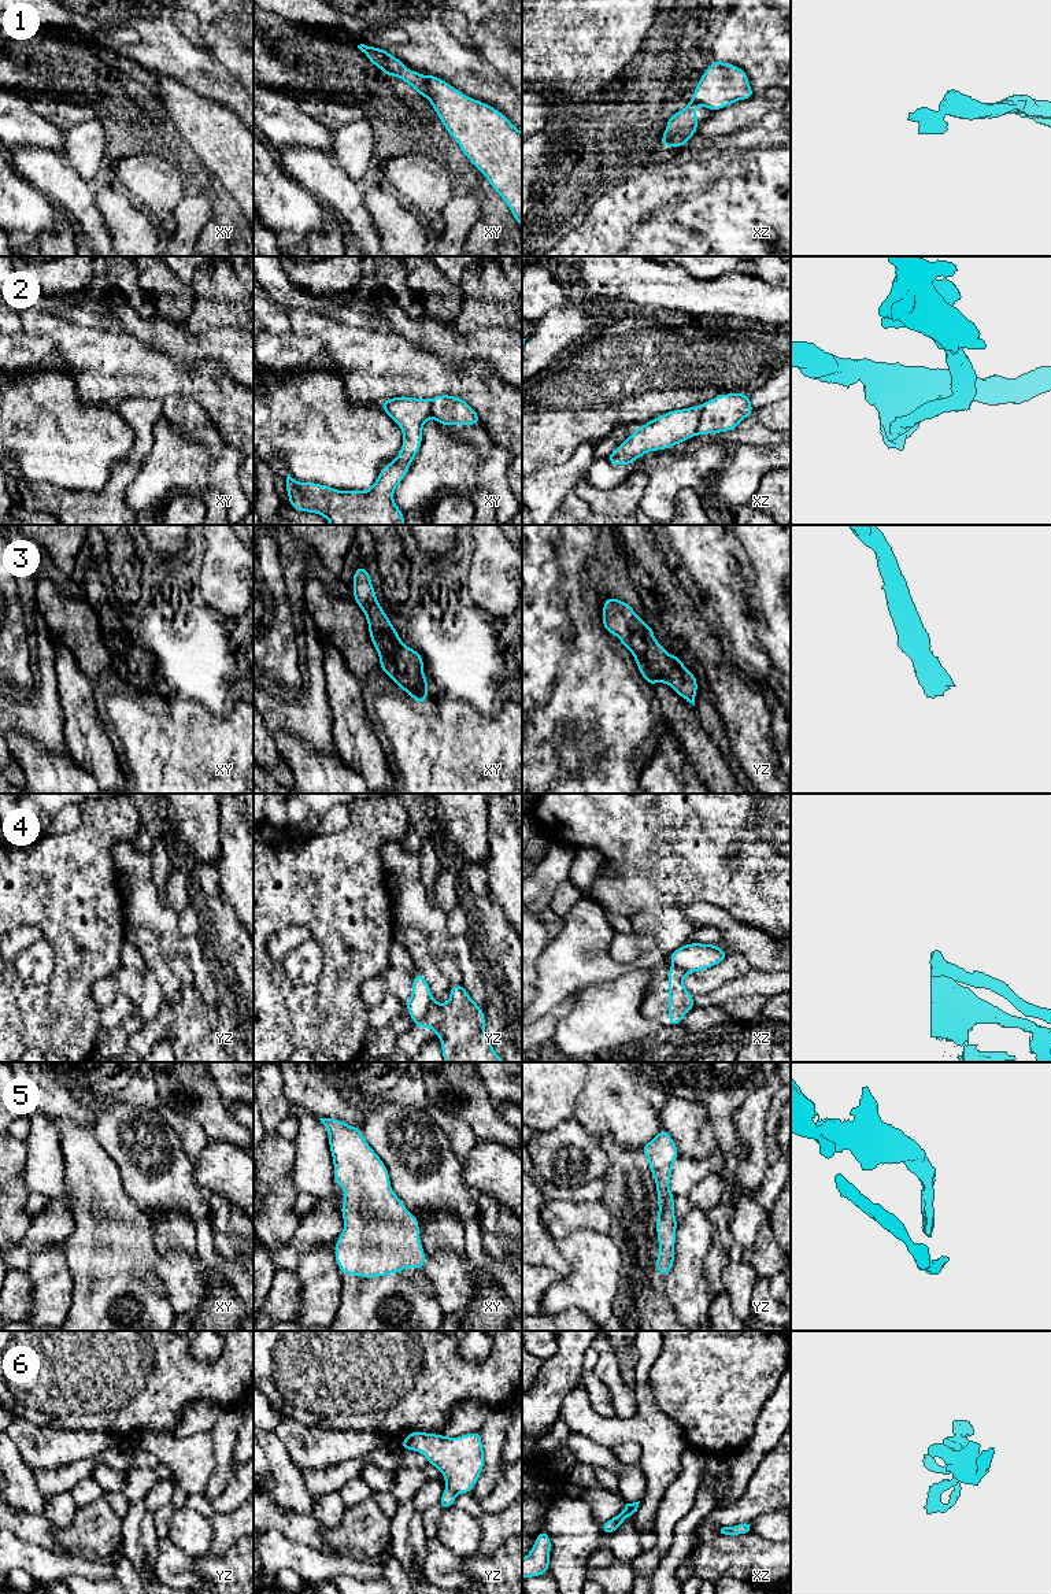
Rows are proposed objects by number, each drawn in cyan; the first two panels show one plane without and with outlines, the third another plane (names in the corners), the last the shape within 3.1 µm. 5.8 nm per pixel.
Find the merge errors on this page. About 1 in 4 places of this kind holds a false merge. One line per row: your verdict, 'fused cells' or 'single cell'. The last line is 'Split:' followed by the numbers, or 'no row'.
1: fused cells
2: fused cells
3: single cell
4: fused cells
5: single cell
6: single cell
Split: 1, 2, 4

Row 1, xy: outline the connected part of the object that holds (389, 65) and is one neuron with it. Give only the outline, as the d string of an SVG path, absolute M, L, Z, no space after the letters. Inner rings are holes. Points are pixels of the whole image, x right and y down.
M364 44L358 45L358 48L370 59L370 63L380 67L386 77L399 77L406 84L411 85L419 93L421 97L428 97L428 92L422 86L421 71L410 71L406 67L404 62L392 56L384 48L367 47Z

